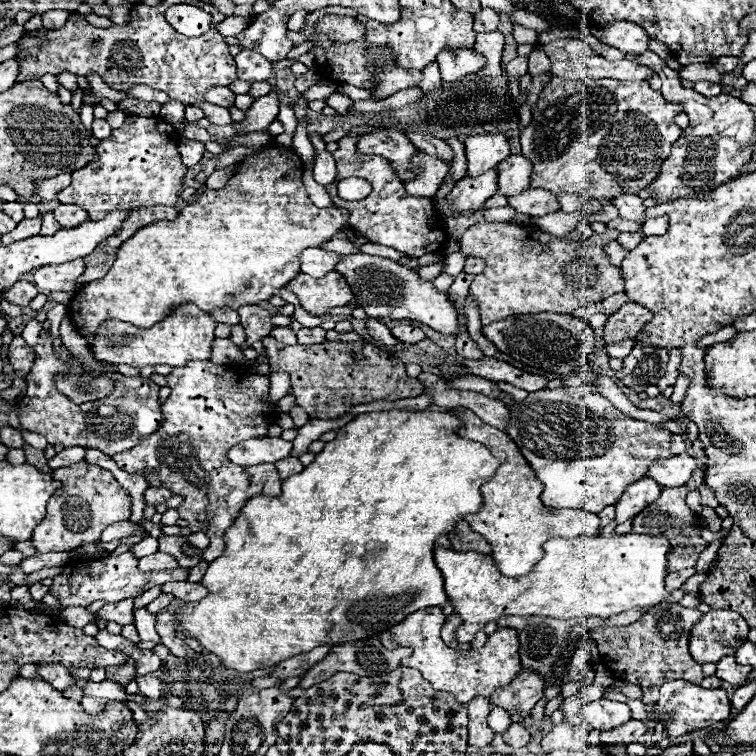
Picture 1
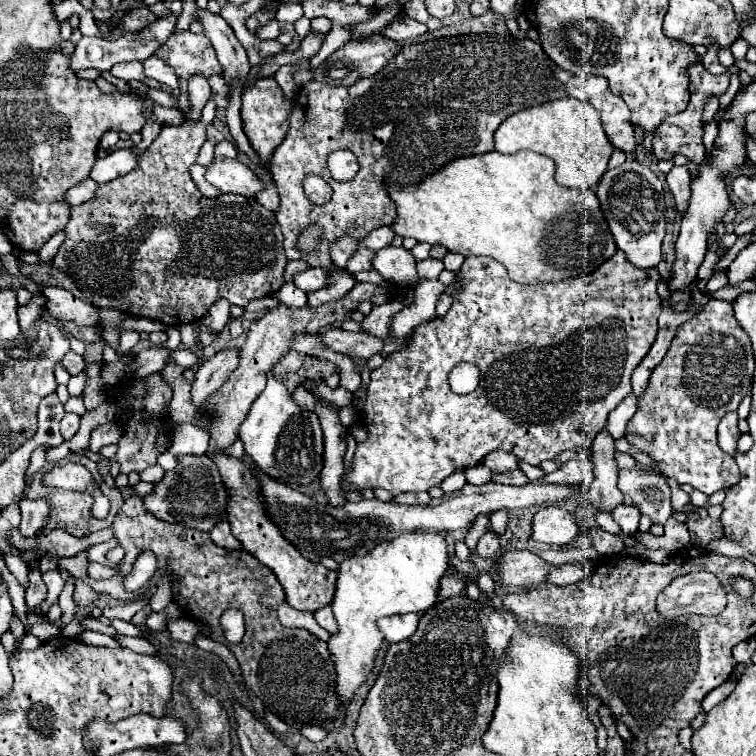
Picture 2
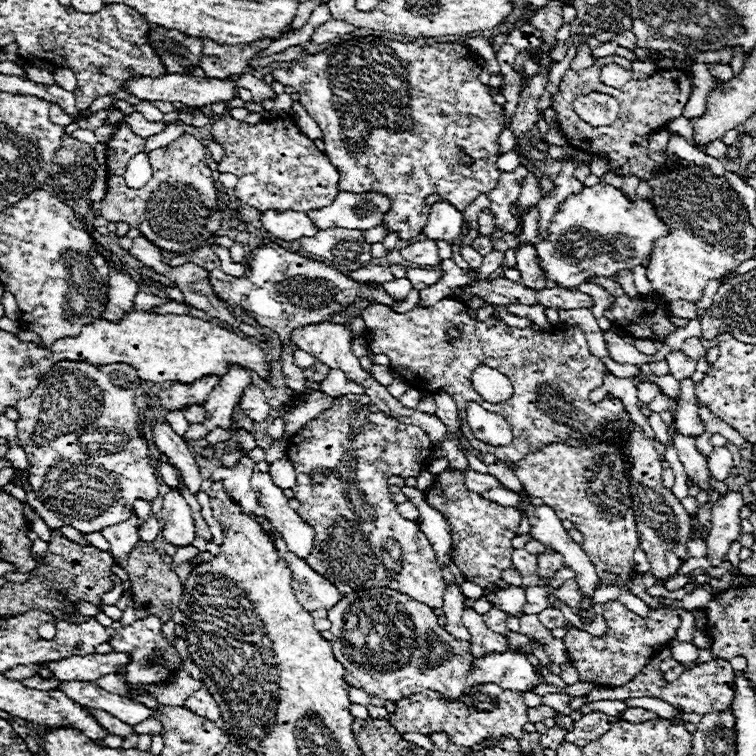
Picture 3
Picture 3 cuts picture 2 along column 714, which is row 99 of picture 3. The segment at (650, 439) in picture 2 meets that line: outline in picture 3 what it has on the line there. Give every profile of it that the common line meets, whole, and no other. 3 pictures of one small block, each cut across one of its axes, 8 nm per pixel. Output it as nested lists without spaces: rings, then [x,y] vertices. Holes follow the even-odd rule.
[[[358,36],[358,38],[352,38],[352,40],[342,40],[340,44],[330,46],[328,50],[322,50],[318,54],[302,56],[292,68],[272,70],[272,76],[280,84],[292,86],[300,94],[300,104],[308,110],[308,114],[320,126],[320,130],[324,134],[324,142],[326,142],[326,156],[328,156],[328,160],[334,164],[334,168],[340,174],[338,190],[356,192],[356,194],[380,192],[380,194],[388,196],[390,198],[390,210],[388,210],[388,214],[384,214],[382,224],[384,224],[386,232],[396,232],[398,238],[406,242],[406,240],[412,240],[414,236],[422,234],[422,230],[426,226],[426,220],[428,220],[428,214],[430,214],[430,208],[432,208],[430,204],[426,204],[426,198],[430,194],[440,194],[444,202],[450,202],[452,206],[456,206],[456,210],[464,212],[480,194],[488,194],[498,184],[500,170],[496,168],[496,160],[502,156],[498,138],[500,138],[504,126],[508,124],[508,116],[506,116],[504,106],[496,104],[492,100],[492,96],[488,94],[486,86],[478,80],[480,70],[482,68],[474,60],[470,50],[464,44],[458,44],[458,42],[438,42],[438,44],[432,44],[432,46],[428,46],[428,44],[420,46],[420,44],[414,44],[414,42],[396,42],[396,40],[380,38],[380,36]],[[462,156],[470,156],[472,162],[470,164],[462,164],[460,162]]]

